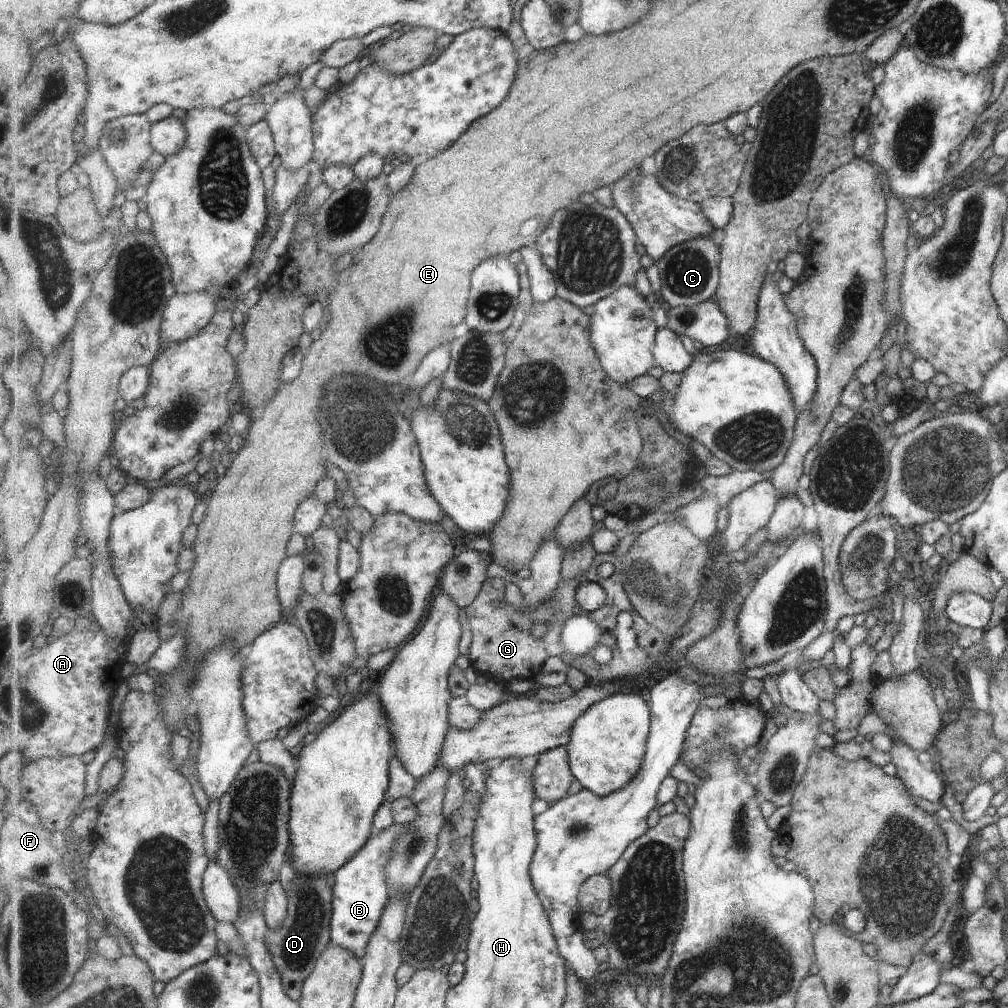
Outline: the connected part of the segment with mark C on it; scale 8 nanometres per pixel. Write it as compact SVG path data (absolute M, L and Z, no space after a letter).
M701 237L674 246L656 263L660 277L660 300L668 307L692 307L715 300L720 287L722 250L713 237Z

